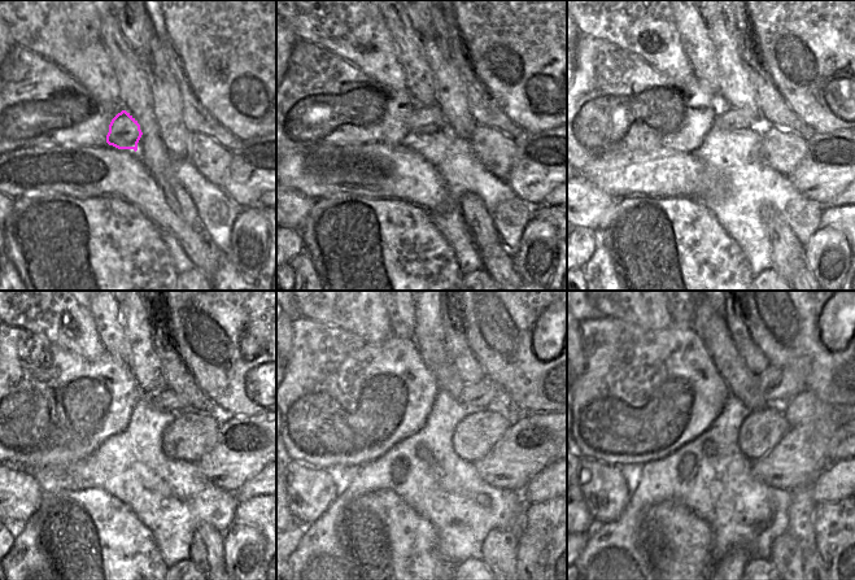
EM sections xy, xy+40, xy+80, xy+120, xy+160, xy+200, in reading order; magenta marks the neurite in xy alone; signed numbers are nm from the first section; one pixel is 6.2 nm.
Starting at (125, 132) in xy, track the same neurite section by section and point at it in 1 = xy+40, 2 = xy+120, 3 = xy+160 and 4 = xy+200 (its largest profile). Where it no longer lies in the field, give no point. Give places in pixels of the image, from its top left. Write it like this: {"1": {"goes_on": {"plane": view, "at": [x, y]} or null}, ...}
{"1": {"goes_on": {"plane": "xy+40", "at": [431, 120]}}, "2": {"goes_on": {"plane": "xy+120", "at": [166, 400]}}, "3": {"goes_on": {"plane": "xy+160", "at": [484, 395]}}, "4": {"goes_on": {"plane": "xy+200", "at": [777, 384]}}}

